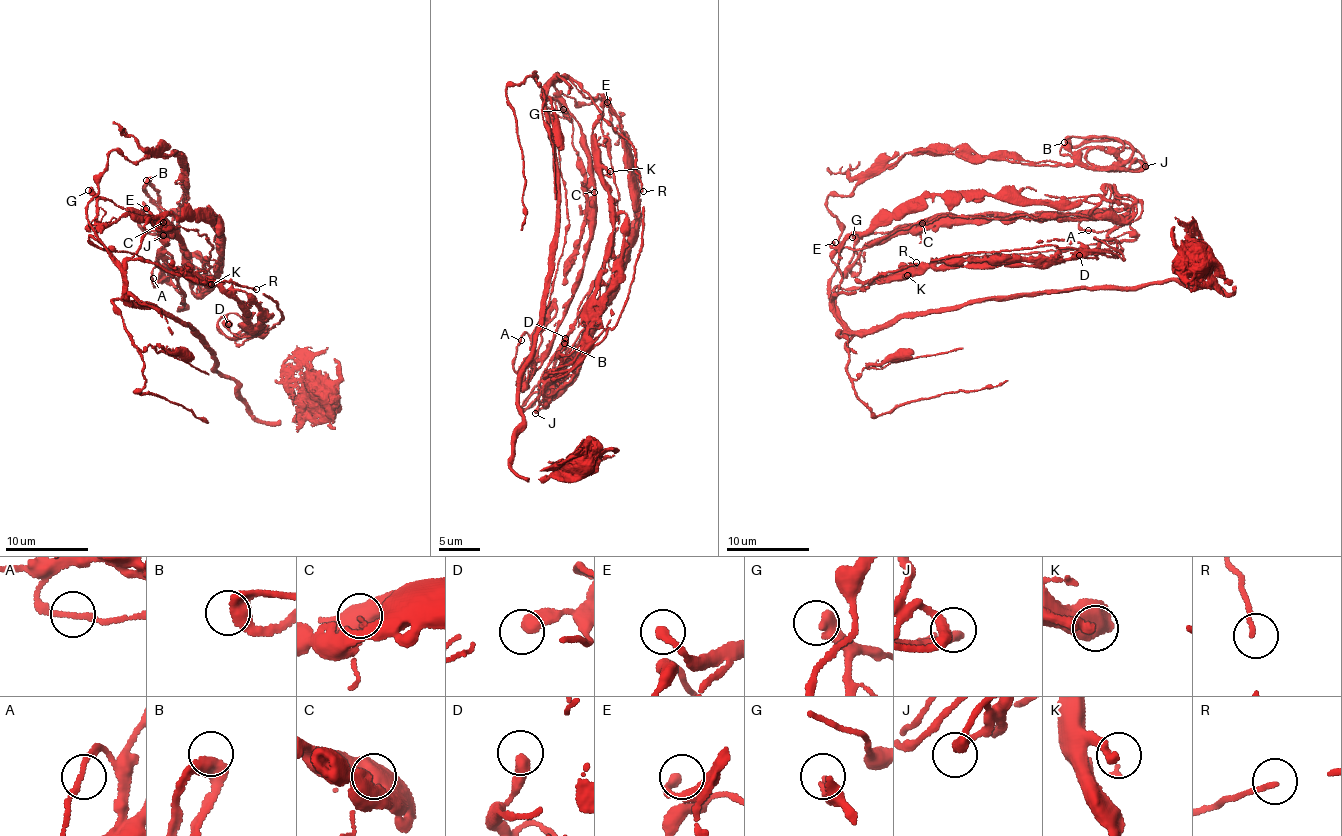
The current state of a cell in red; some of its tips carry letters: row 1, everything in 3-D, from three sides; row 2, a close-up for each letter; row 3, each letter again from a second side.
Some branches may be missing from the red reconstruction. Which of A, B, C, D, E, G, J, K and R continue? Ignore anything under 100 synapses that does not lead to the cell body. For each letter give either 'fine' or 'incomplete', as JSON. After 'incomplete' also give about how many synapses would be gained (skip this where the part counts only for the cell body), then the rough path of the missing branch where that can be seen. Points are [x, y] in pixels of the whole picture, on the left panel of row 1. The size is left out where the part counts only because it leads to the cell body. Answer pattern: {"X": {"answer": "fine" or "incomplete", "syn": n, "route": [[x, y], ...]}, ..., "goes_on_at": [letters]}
{"A": {"answer": "fine"}, "B": {"answer": "fine"}, "C": {"answer": "fine"}, "D": {"answer": "fine"}, "E": {"answer": "fine"}, "G": {"answer": "fine"}, "J": {"answer": "fine"}, "K": {"answer": "fine"}, "R": {"answer": "fine"}, "goes_on_at": []}

